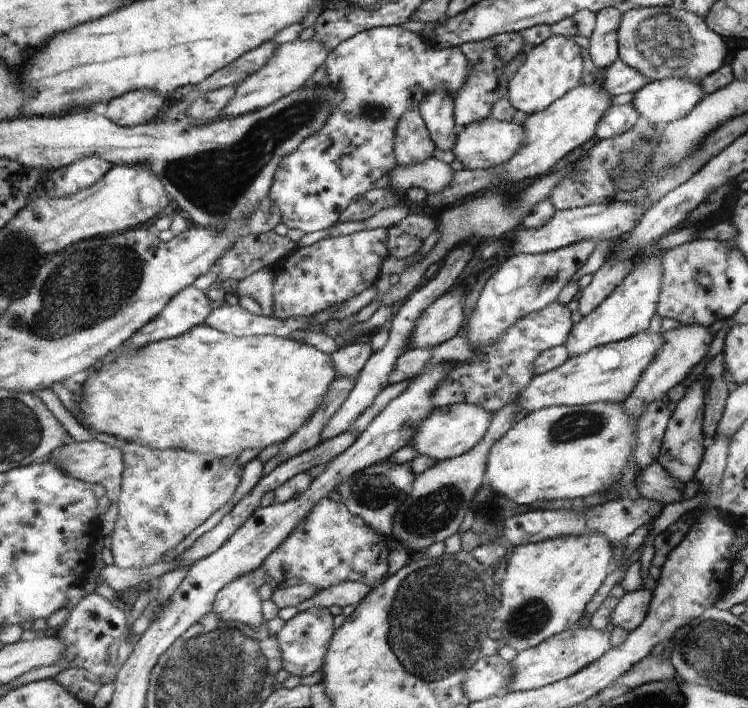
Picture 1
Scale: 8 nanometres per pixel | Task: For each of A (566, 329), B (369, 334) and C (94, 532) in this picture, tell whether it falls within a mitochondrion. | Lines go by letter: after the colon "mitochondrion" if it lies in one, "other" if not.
A: other
B: other
C: other

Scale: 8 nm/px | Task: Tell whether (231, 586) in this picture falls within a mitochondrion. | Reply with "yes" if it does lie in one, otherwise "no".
no

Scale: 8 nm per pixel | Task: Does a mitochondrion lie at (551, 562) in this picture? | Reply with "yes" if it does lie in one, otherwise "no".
no

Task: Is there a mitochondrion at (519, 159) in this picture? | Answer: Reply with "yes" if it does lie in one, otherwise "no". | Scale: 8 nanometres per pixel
no

